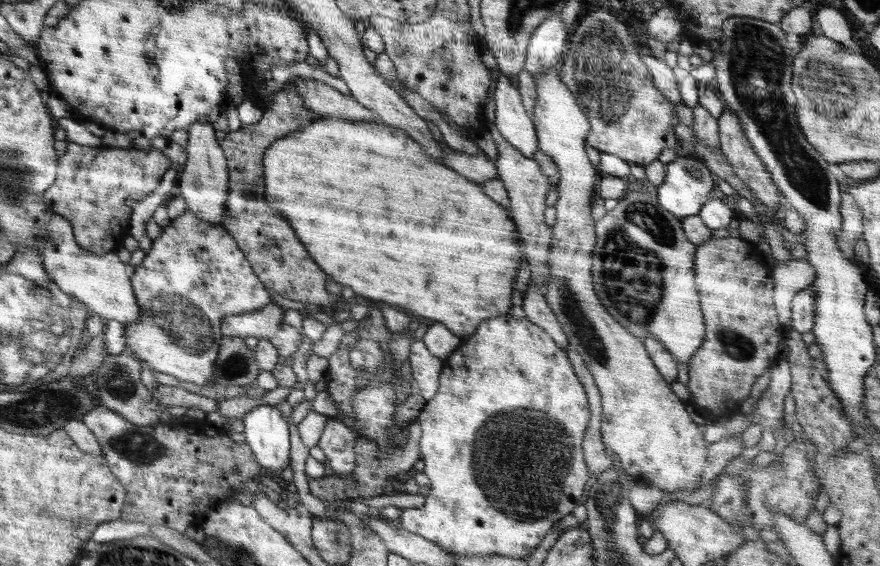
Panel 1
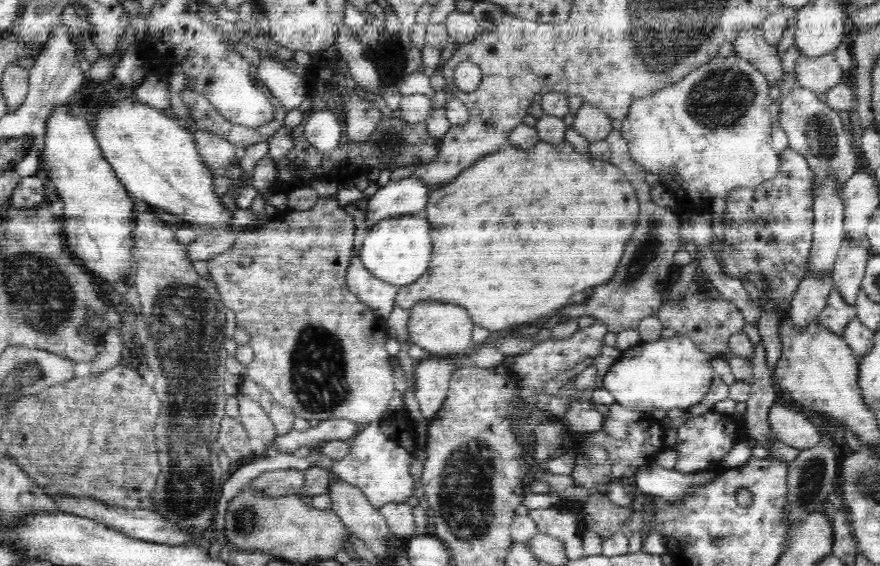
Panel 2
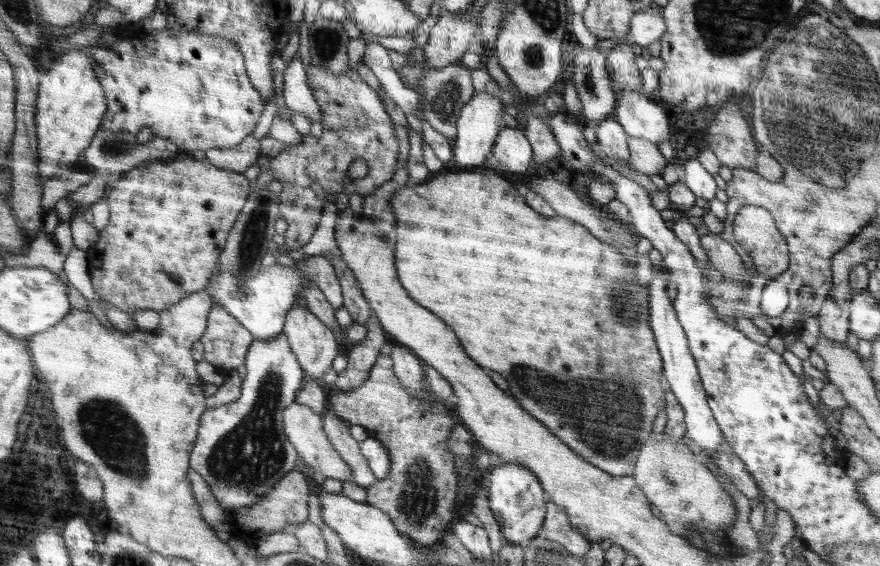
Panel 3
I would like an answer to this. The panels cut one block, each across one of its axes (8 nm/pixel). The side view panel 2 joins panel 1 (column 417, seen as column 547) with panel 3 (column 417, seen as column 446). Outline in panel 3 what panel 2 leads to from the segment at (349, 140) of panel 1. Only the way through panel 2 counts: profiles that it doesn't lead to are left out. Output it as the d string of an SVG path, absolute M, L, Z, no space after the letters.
M444 170L431 176L424 184L399 188L389 200L396 216L396 272L408 296L442 319L457 336L464 352L482 368L498 372L514 395L517 403L554 436L567 444L578 456L611 474L633 476L636 457L652 431L656 414L666 406L665 393L669 389L663 377L663 362L648 326L649 292L647 283L639 281L629 268L629 260L618 251L588 232L581 224L566 217L547 217L526 204L510 178L498 172L452 172Z

